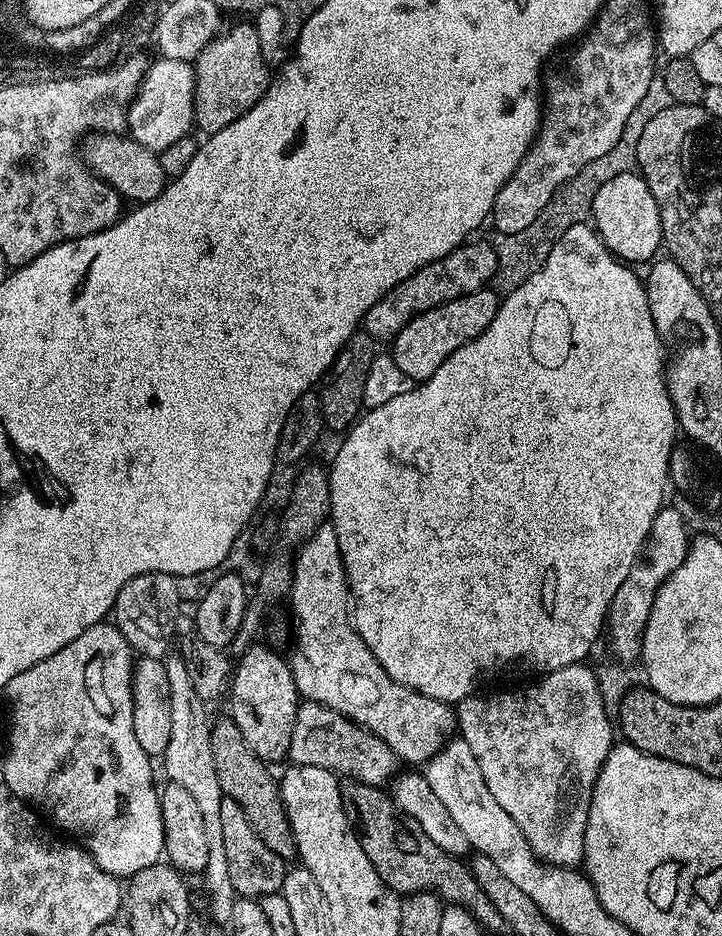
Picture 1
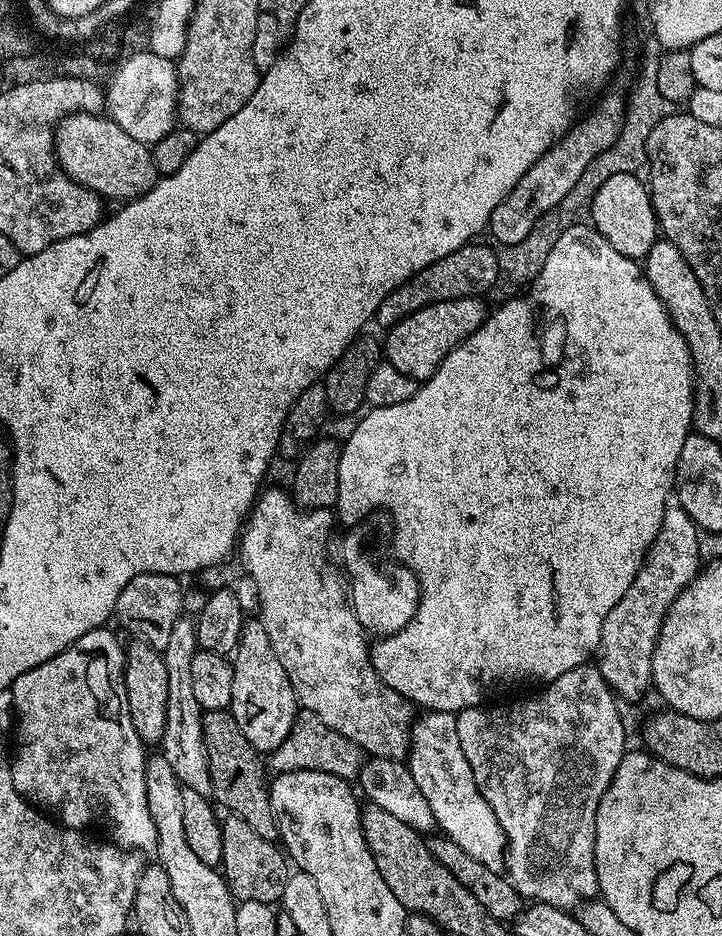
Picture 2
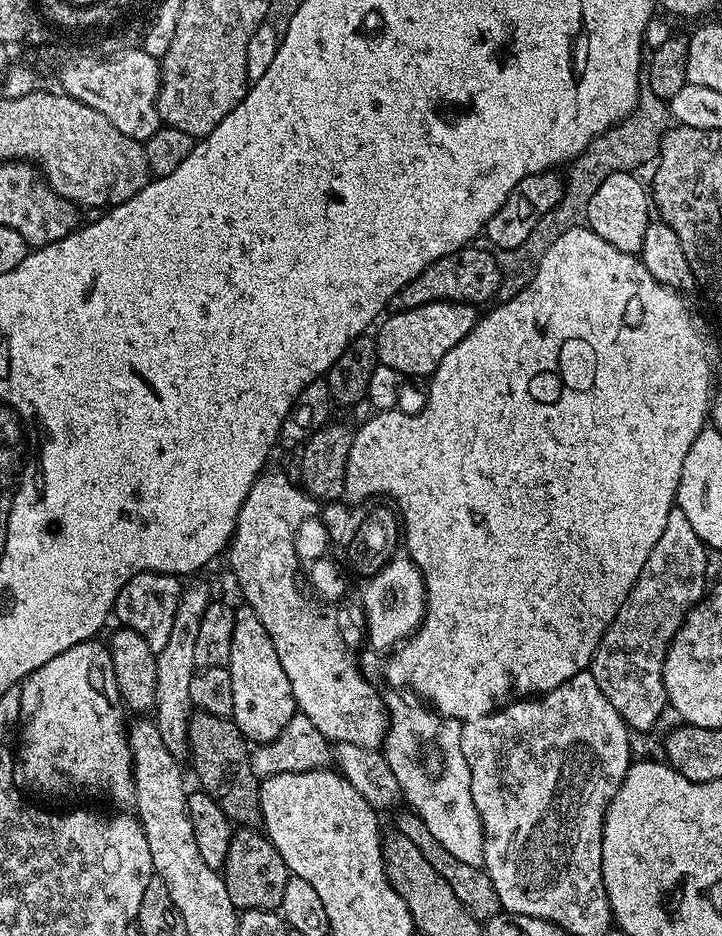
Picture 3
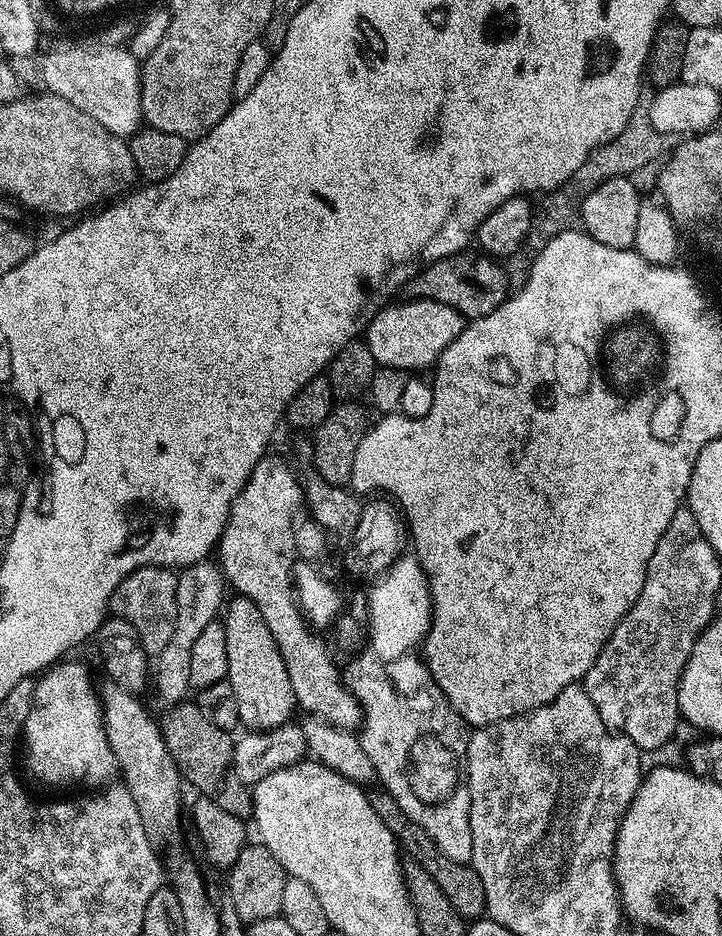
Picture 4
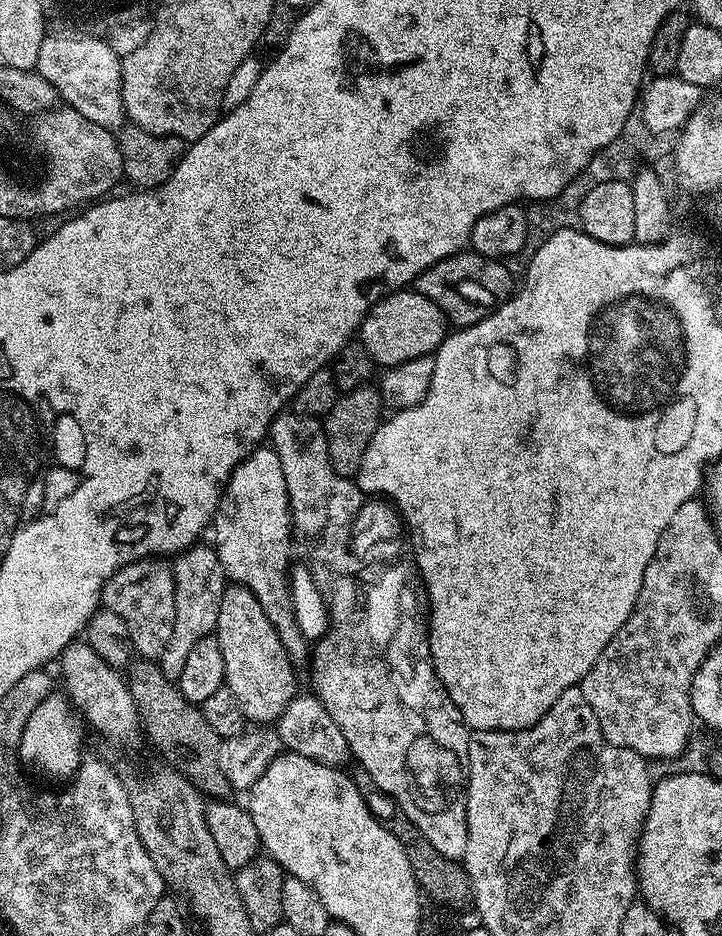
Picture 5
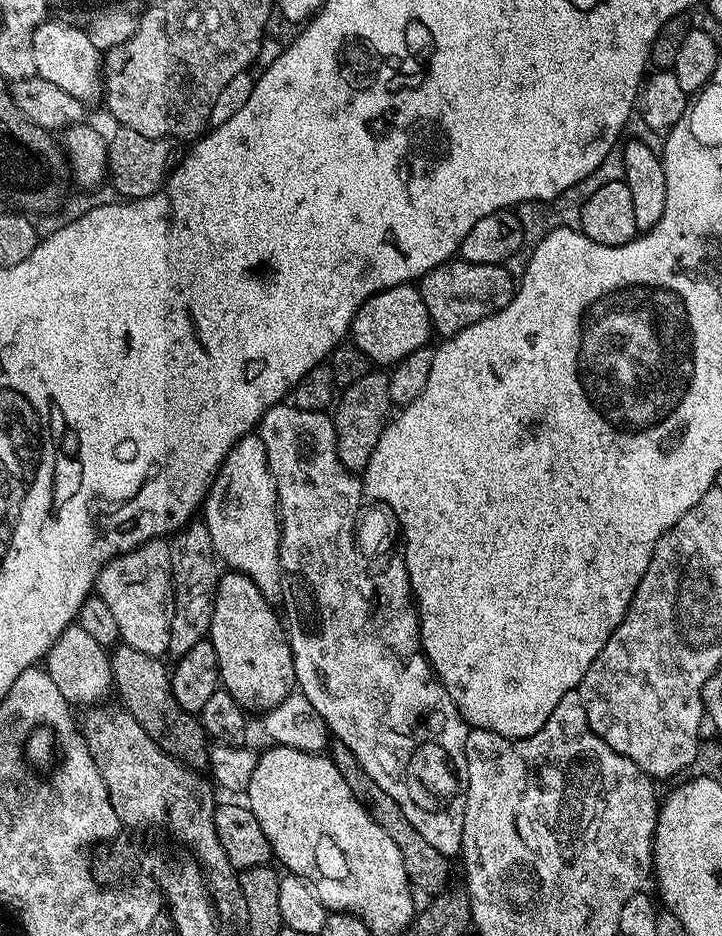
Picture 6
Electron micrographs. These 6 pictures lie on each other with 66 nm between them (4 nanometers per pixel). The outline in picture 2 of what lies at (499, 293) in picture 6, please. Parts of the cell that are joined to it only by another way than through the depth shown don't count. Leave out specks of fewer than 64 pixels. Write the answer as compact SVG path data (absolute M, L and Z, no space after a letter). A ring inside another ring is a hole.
M480 243L467 244L454 250L454 254L446 254L446 258L438 258L438 262L418 270L418 274L402 282L402 286L390 290L390 294L382 298L382 306L378 306L374 317L375 323L380 323L381 329L387 330L426 306L434 306L438 302L450 302L454 298L483 297L484 291L496 284L498 261L495 251Z

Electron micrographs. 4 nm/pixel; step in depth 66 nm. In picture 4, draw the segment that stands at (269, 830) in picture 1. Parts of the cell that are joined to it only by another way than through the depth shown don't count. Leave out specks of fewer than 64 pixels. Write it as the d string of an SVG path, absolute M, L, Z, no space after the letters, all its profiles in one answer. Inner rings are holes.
M181 702L167 709L168 717L162 720L162 731L166 750L170 750L170 758L174 758L176 768L180 771L181 777L188 780L197 789L197 793L214 797L218 806L238 819L247 821L252 814L252 793L249 785L241 780L229 778L220 784L220 793L216 793L216 783L224 776L224 771L229 771L232 763L232 745L234 743L229 729L214 726L206 714L195 702Z

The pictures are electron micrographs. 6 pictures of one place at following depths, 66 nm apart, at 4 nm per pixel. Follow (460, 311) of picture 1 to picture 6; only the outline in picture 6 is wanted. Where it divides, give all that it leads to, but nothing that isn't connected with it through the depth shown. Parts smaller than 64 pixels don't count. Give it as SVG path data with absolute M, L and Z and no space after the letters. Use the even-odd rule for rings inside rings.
M399 284L374 294L357 310L350 340L373 365L394 366L406 358L406 354L414 354L414 350L425 347L429 343L428 335L431 337L433 332L432 319L426 310L426 302L422 302L419 287Z

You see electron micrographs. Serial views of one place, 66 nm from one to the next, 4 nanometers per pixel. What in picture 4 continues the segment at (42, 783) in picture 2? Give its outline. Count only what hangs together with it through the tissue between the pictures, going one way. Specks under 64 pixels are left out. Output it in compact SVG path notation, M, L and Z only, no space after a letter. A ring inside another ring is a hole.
M68 663L53 664L35 681L30 714L22 729L22 752L28 755L33 778L44 784L77 780L80 784L104 786L118 772L116 755L106 738L104 710L94 684L92 688L87 666Z

